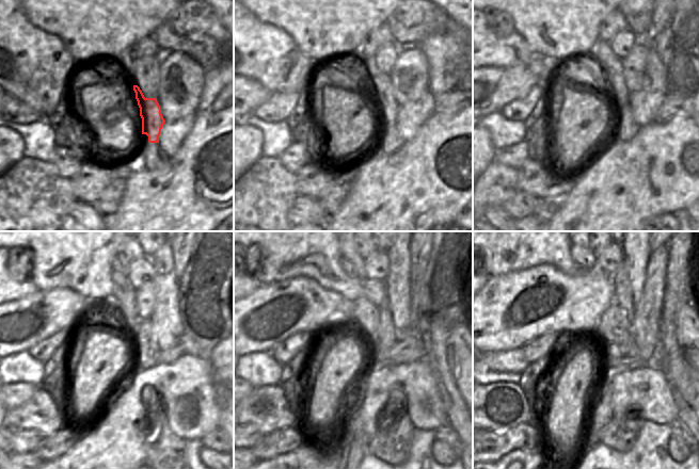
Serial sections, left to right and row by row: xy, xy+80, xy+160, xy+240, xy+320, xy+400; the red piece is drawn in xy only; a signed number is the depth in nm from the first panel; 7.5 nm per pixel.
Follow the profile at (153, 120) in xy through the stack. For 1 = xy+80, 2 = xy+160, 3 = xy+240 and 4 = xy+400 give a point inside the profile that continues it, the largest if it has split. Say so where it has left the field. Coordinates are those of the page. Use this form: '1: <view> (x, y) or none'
1: xy+80 (380, 82)
2: xy+160 (601, 52)
3: xy+240 (124, 290)
4: xy+400 (585, 259)

